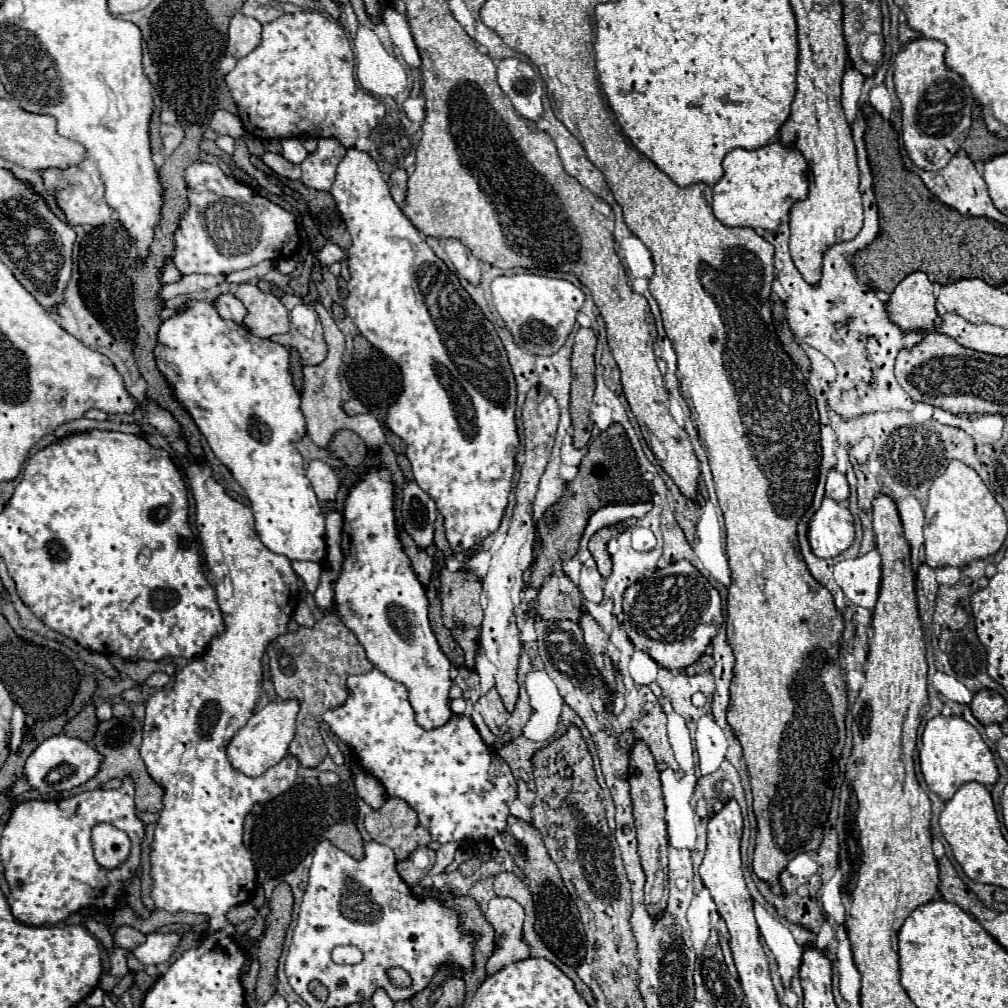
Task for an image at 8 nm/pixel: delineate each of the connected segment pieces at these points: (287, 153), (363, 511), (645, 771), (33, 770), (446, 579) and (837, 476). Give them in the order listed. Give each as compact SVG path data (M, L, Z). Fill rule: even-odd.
M287 137L287 139L281 139L280 142L283 157L291 163L301 163L309 155L297 137Z
M379 465L369 467L363 475L359 475L357 483L349 489L345 509L343 509L343 565L341 573L335 581L335 603L337 603L337 615L341 621L355 633L355 637L361 641L361 645L367 651L369 661L383 671L389 679L399 681L409 691L409 701L415 709L415 719L423 729L435 729L449 721L453 715L449 707L449 689L451 689L451 677L449 677L449 659L439 649L439 643L431 631L429 617L427 617L427 593L423 583L417 579L409 557L403 551L403 545L397 535L395 527L395 513L393 513L393 499L395 499L395 487L391 481L391 471Z
M637 739L631 747L629 759L629 785L633 799L633 817L639 841L639 859L645 873L645 907L651 917L657 917L667 907L669 885L667 885L667 829L665 829L665 805L661 795L661 781L655 759L641 739Z
M59 733L59 735L53 735L49 739L45 739L25 761L23 765L23 777L25 781L31 785L31 789L39 791L39 793L59 793L59 791L65 791L65 789L73 789L85 781L89 781L99 765L101 765L103 757L93 749L89 747L85 741L81 739L73 739L73 737L67 737L65 733ZM57 769L59 771L59 777L55 783L47 783L47 775L49 771Z
M447 567L441 569L441 601L443 601L443 623L453 631L455 641L461 645L465 653L465 665L471 669L475 665L477 653L477 637L483 621L483 609L479 605L481 595L481 581L473 571L449 571Z
M831 469L829 475L827 475L827 487L825 487L825 495L835 499L837 503L845 501L849 497L849 485L847 485L847 479L843 473Z

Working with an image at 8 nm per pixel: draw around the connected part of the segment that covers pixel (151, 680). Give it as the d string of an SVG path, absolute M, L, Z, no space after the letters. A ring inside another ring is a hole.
M153 673L153 675L149 675L147 677L147 681L145 681L145 685L149 685L151 689L161 689L161 687L165 687L167 683L169 683L169 675L167 673Z

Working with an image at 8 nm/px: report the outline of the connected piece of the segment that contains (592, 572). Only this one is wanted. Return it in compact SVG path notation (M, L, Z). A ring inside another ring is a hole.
M589 557L585 563L583 563L583 569L581 569L581 579L579 579L579 589L583 593L583 597L587 601L593 601L593 603L601 603L603 601L603 577L599 575L597 571L597 565L595 565L595 559Z

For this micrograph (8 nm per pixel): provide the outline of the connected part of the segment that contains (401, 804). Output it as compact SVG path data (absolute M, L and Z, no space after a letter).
M387 799L379 811L365 819L365 827L373 841L393 849L397 861L407 859L417 847L431 843L429 831L419 827L415 811L401 799Z

